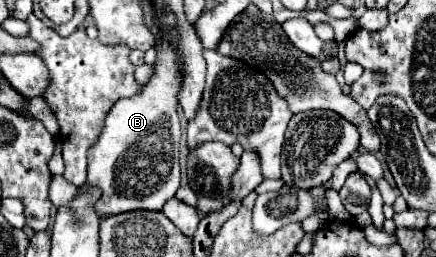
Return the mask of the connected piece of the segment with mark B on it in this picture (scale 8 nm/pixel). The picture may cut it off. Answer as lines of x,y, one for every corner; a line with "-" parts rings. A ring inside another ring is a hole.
169,17
165,23
157,21
157,27
161,29
161,45
157,45
157,61
155,61
155,75
145,85
145,91
137,97
121,99
117,101
111,111
107,113
105,125
97,137
97,141
91,145
87,153
87,181
85,189
97,187
101,191
101,197
93,205
95,213
103,217
119,215
125,211
137,211
137,209
151,209
161,211
163,203
167,203
179,189
179,139
181,139
181,127
177,117
177,65
173,63
173,49
169,43
169,37
165,33
165,25
171,25
173,17

